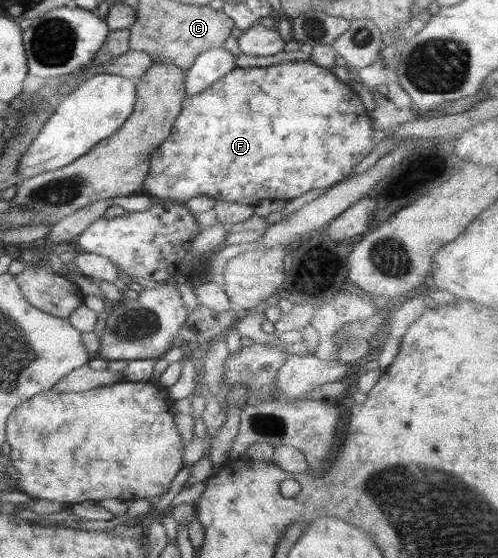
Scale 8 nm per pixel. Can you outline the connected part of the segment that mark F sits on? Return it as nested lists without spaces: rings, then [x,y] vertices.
[[[309,59],[304,61],[284,61],[276,65],[265,67],[234,68],[224,77],[212,83],[208,89],[200,91],[198,95],[185,95],[182,102],[182,111],[170,135],[156,147],[148,162],[149,169],[142,185],[142,192],[154,200],[170,200],[184,203],[192,197],[206,195],[215,200],[233,201],[253,205],[260,199],[294,199],[313,189],[326,190],[338,182],[344,181],[353,175],[354,167],[360,163],[374,148],[372,133],[372,119],[360,101],[359,95],[349,85],[338,80],[332,70],[320,67]]]

